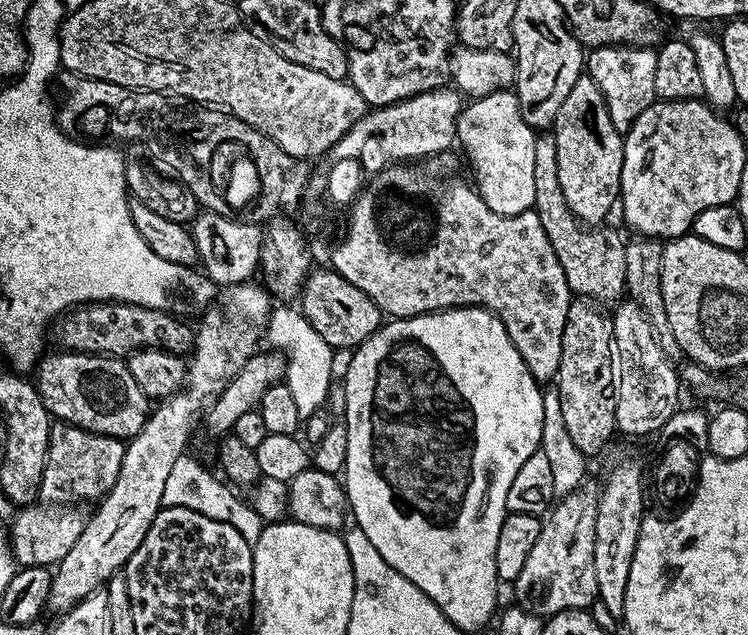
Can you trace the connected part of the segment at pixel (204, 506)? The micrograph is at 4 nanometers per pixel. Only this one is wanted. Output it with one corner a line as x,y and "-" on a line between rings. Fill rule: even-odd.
191,454
180,456
166,477
166,487
162,490
163,507
194,510
198,514
206,514
206,518
214,518
214,522
226,522
234,526
234,530
238,530
238,534
242,534
248,544
255,546
261,534
266,531
265,521
261,520
247,499
239,500
235,496
237,493
215,474
203,468

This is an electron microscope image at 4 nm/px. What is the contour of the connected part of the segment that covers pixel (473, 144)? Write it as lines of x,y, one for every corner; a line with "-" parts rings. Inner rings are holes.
501,90
465,105
456,123
459,143
463,144
474,169
476,189
486,206
496,214
517,216
534,207
534,146
536,132
526,124
515,93

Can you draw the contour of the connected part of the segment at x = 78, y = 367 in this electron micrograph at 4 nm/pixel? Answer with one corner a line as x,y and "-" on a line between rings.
60,350
57,356
45,355
34,369
34,383
40,392
40,403
57,421
73,424
82,430
106,434
122,441
129,441
142,430
150,415
150,397
134,382
127,363
115,356
102,356
83,350

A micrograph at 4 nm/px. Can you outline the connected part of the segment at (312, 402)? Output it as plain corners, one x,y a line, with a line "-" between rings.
280,302
273,307
268,315
266,340
277,352
283,352
287,358
287,366
283,376
283,383
290,386
290,395
298,406
298,414
307,418
310,414
321,411
330,399
328,391
334,387
332,378
332,354
334,349
310,326
303,311
288,302

